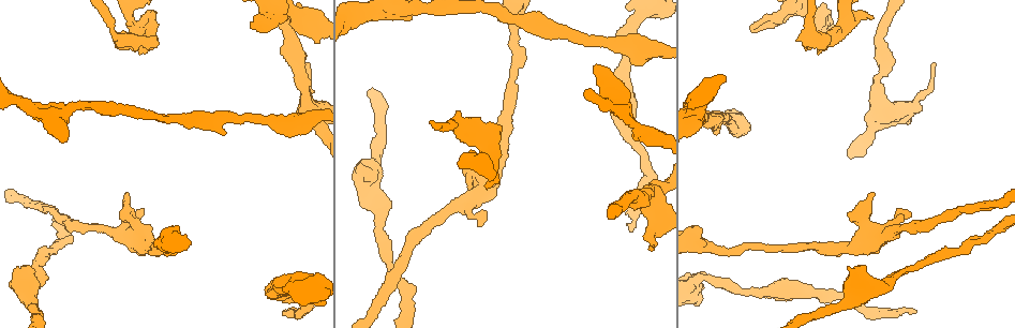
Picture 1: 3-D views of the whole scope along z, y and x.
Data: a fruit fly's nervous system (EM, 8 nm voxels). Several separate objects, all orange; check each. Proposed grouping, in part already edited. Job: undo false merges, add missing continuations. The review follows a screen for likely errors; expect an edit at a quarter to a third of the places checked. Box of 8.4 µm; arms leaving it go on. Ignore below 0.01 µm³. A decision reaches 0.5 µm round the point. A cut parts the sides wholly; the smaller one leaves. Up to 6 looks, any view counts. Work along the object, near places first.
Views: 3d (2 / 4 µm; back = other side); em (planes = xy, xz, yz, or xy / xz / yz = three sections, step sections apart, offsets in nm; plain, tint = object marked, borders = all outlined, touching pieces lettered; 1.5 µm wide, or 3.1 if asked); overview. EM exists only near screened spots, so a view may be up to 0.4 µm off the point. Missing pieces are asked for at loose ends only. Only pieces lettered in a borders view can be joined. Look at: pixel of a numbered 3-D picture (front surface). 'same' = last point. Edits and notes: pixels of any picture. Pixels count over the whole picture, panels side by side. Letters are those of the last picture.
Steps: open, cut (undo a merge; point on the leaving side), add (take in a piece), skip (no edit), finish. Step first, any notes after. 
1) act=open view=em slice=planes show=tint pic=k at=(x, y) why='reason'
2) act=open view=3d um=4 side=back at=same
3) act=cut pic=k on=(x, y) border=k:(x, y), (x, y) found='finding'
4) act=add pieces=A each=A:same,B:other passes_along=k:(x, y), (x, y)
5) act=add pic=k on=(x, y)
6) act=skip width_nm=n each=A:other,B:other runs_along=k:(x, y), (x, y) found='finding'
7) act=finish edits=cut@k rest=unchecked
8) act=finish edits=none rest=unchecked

act=open view=em slice=yz step=8 show=borders pic=1 at=(144, 208) why='an open end'

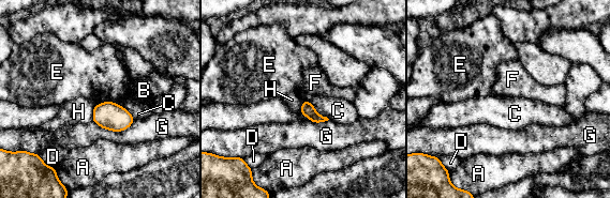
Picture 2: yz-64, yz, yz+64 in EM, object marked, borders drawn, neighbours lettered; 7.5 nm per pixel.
act=skip longest_contact=G:320nm each=A:other,B:other,C:other,D:other,E:other,F:other,G:other,H:other border=2:(303, 100), (309, 101) found='no lettered piece goes on from it'

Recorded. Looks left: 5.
act=open view=em slice=planes show=borders pic=1 at=(935, 64)

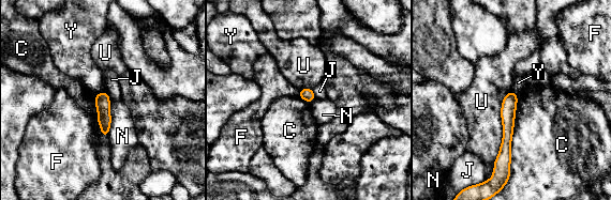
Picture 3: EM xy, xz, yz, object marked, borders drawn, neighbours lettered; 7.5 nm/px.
act=skip width_nm=100 each=C:other,F:other,J:other,N:other,U:other,Y:other runs_along=3:(511, 94), (503, 163) found='none of them fits'

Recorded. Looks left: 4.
act=open view=3d um=2 pic=1 at=(774, 17) why='sudden change in width'

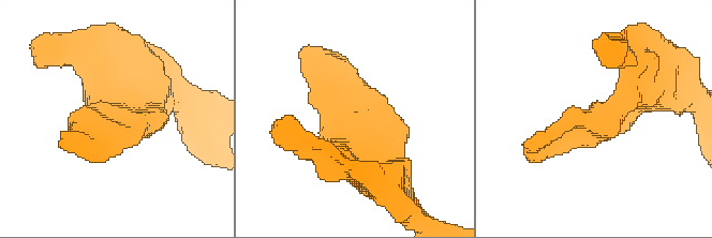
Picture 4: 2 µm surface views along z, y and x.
act=open view=em slice=planes show=borders pic=4 at=(95, 122)

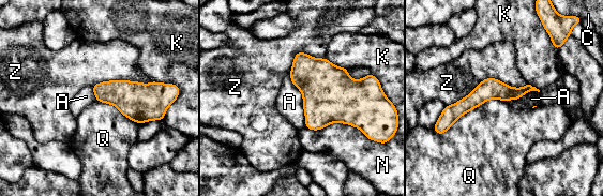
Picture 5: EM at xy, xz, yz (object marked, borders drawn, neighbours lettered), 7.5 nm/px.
act=skip longest_contact=Z:650nm each=A:other,C:other,K:other,N:other,Q:other,Z:other runs_along=5:(530, 88), (483, 92), (448, 110) found='one neuron here'

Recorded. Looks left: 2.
act=finish edits=none rest=unchecked

